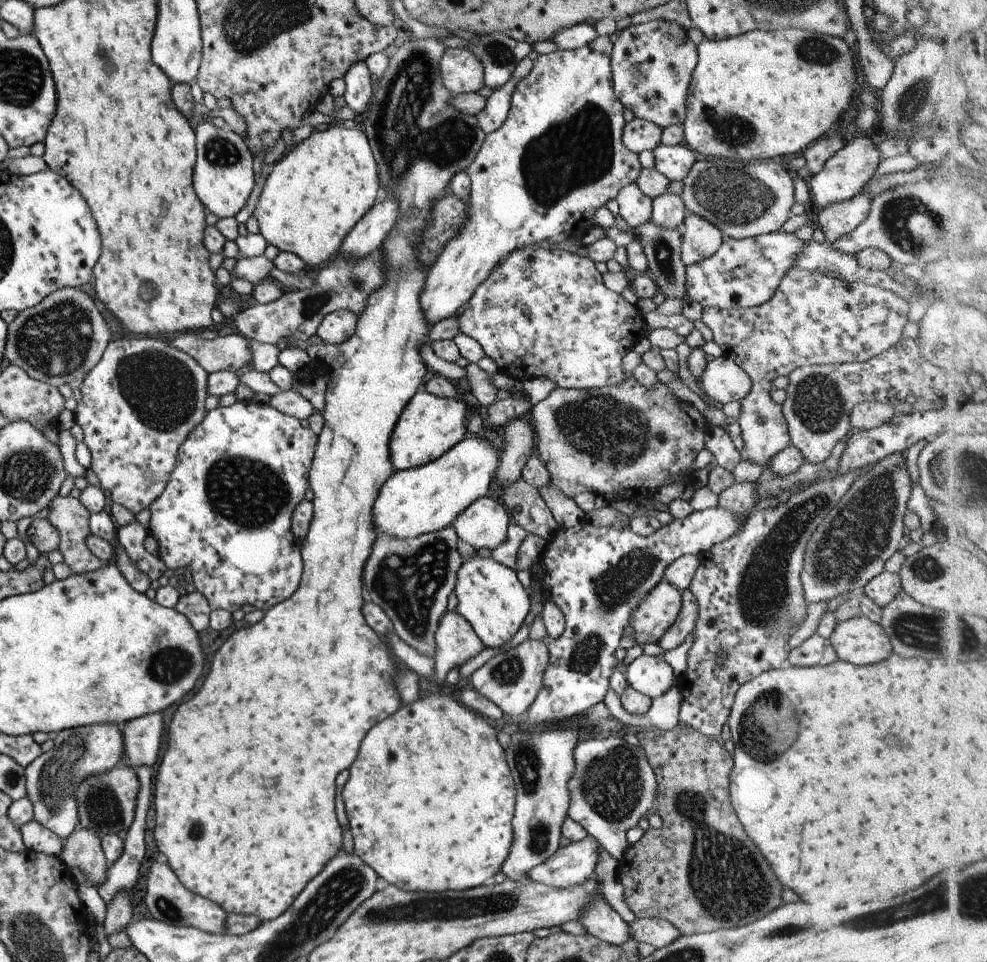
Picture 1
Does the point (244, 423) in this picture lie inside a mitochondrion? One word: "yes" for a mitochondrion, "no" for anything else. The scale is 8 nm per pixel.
no

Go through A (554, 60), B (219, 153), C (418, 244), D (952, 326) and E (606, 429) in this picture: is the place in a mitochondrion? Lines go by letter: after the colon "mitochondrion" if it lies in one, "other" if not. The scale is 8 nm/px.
A: other
B: mitochondrion
C: other
D: other
E: mitochondrion

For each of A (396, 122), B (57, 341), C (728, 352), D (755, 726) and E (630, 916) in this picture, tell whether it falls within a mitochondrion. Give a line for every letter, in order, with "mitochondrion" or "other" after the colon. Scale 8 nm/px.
A: mitochondrion
B: mitochondrion
C: other
D: mitochondrion
E: other

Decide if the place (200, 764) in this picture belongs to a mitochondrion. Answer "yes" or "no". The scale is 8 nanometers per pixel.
no

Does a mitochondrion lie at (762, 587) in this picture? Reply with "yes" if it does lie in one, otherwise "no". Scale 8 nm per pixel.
yes

